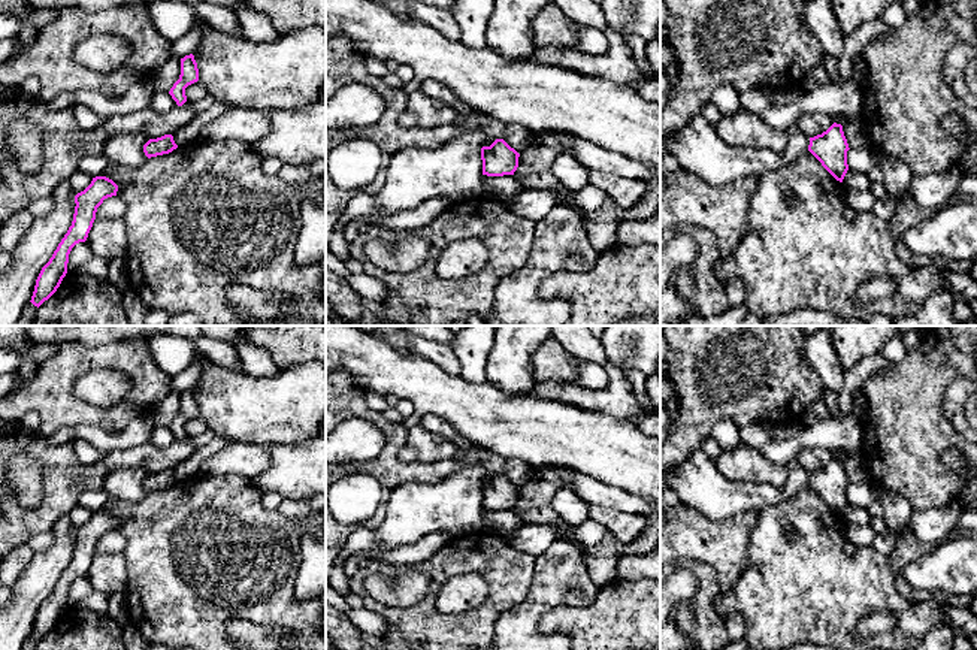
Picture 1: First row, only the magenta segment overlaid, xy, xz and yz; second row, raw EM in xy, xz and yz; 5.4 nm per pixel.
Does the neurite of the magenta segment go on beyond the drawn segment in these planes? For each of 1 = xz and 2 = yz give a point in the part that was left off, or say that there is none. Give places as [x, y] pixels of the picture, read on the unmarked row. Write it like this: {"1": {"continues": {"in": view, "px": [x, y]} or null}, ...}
{"1": {"continues": null}, "2": {"continues": null}}

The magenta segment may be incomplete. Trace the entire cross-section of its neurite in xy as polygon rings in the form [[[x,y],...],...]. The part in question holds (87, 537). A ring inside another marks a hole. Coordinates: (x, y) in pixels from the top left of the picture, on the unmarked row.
[[[96,511],[84,526],[75,530],[76,541],[72,560],[36,614],[30,635],[34,641],[39,643],[57,626],[67,608],[69,589],[72,583],[76,578],[87,575],[96,554],[97,542],[105,533],[117,530],[117,526],[118,520],[112,514]]]

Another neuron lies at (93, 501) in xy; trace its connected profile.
[[[102,489],[102,490],[85,490],[78,501],[78,505],[82,508],[96,513],[102,511],[105,507],[106,501],[109,499],[109,495]]]

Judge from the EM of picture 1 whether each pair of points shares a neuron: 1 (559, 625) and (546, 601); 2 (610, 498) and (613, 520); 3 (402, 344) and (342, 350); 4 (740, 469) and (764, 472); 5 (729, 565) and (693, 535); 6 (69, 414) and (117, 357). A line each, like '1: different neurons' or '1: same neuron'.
1: different neurons
2: different neurons
3: different neurons
4: same neuron
5: same neuron
6: same neuron

